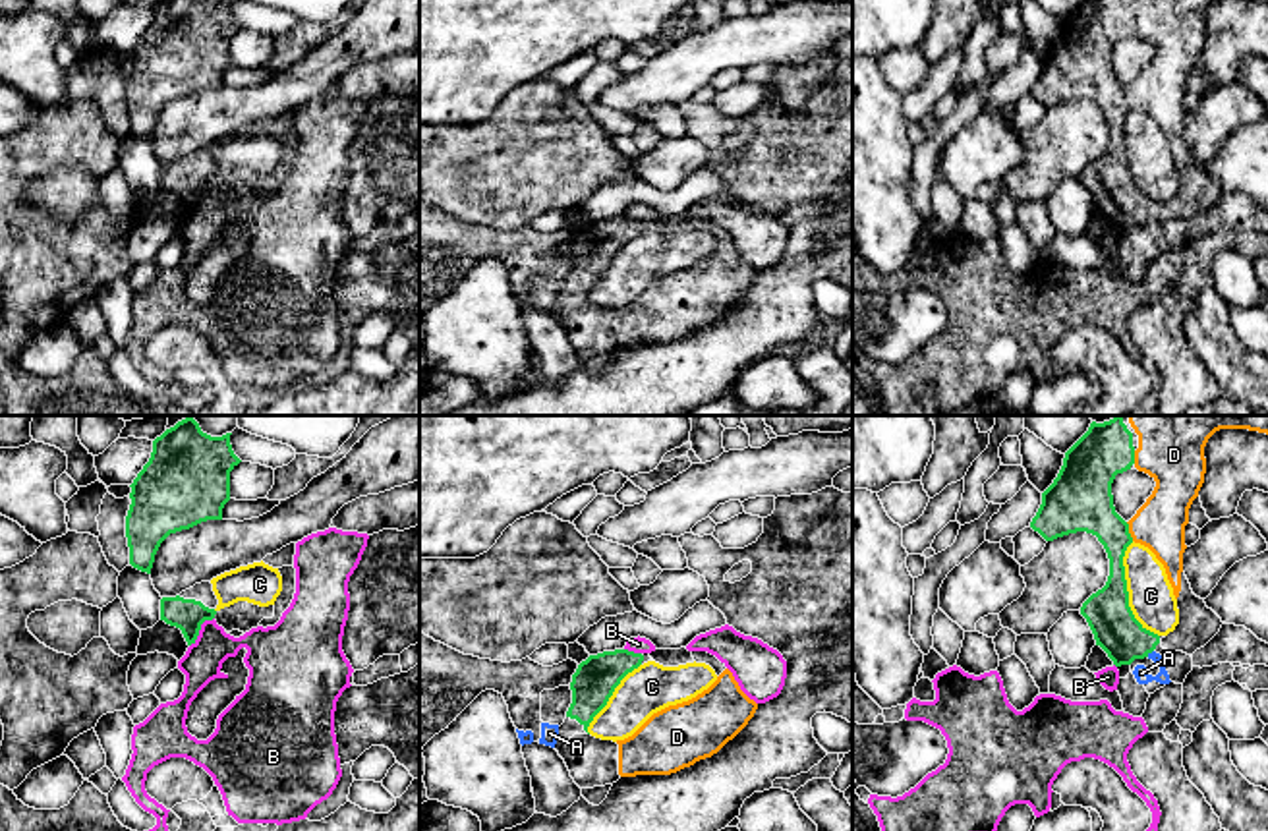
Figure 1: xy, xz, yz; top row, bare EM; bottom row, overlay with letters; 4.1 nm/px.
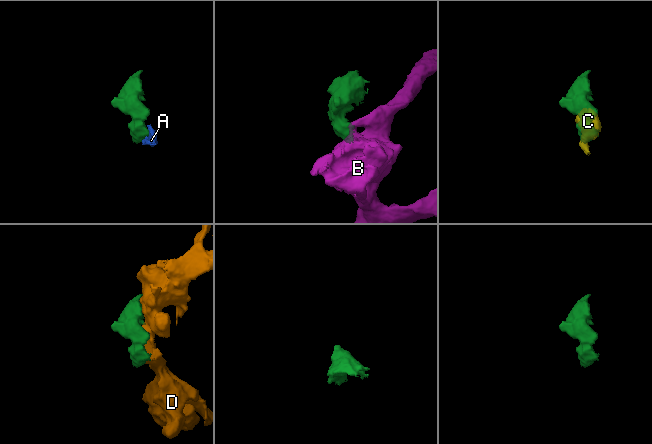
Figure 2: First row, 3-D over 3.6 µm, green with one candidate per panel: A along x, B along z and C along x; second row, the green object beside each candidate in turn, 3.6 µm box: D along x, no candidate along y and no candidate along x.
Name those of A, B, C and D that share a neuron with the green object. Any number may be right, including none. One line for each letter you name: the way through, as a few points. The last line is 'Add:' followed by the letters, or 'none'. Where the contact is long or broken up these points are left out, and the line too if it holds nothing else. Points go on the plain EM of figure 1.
Add: D

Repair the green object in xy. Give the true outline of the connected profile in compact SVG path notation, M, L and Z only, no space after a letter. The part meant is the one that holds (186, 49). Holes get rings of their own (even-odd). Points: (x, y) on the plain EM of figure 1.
M162 0L133 46L126 83L130 131L151 141L160 110L207 87L222 87L230 39L242 29L230 2Z

